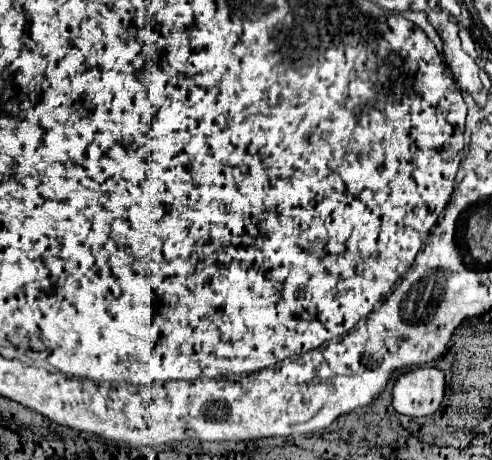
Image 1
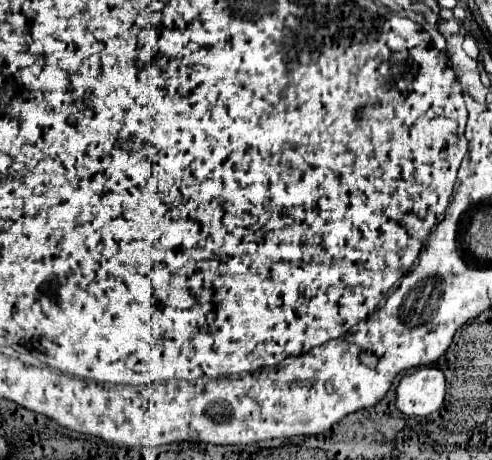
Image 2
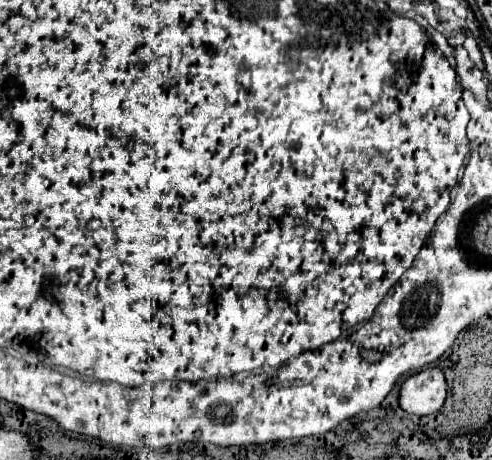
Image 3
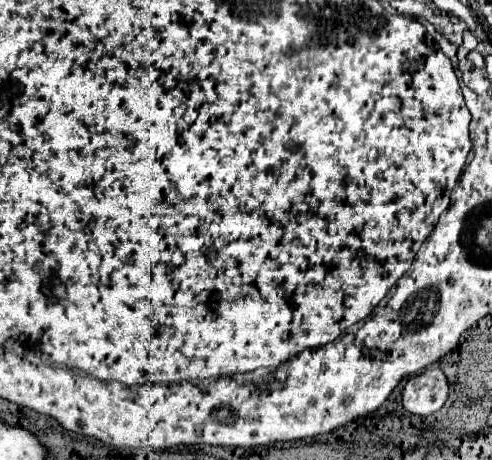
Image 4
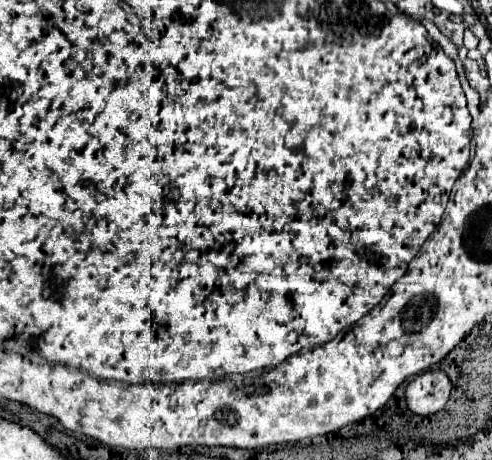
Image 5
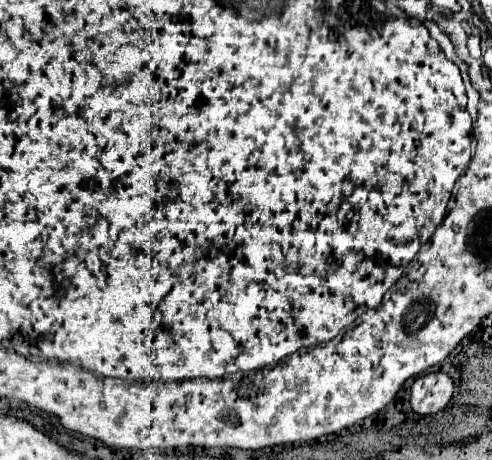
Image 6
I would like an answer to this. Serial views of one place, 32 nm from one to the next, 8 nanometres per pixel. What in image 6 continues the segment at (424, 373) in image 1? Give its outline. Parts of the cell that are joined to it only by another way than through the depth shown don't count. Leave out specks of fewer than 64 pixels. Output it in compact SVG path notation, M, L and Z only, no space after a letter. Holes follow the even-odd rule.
M428 372L418 376L410 386L410 406L416 414L436 414L444 410L452 398L454 382L444 372Z

